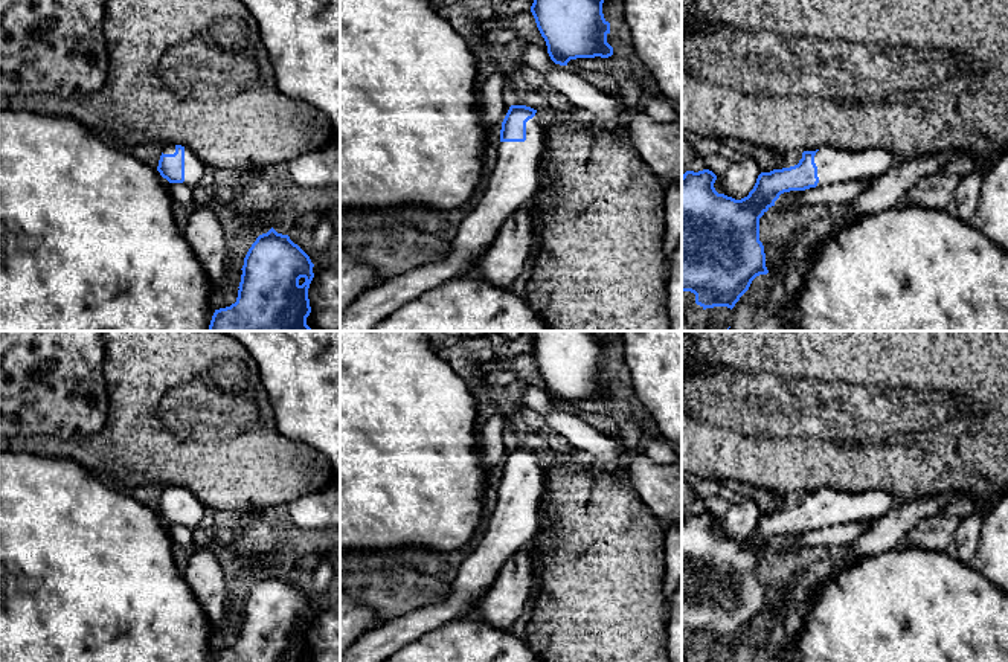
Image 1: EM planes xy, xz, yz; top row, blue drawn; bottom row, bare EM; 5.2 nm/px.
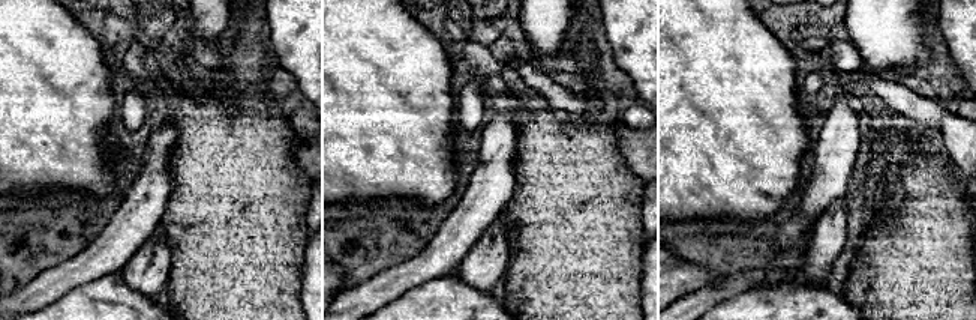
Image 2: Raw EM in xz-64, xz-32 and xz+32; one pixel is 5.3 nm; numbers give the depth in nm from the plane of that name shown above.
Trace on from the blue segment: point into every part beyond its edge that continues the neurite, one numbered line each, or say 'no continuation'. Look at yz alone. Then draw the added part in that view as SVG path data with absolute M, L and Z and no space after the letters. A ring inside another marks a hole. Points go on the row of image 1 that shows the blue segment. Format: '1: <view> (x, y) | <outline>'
1: yz (834, 165) | M820 148L814 156L817 186L837 182L875 178L895 165L897 156L883 148L848 151L842 148Z

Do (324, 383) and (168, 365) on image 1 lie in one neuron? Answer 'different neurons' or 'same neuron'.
different neurons

